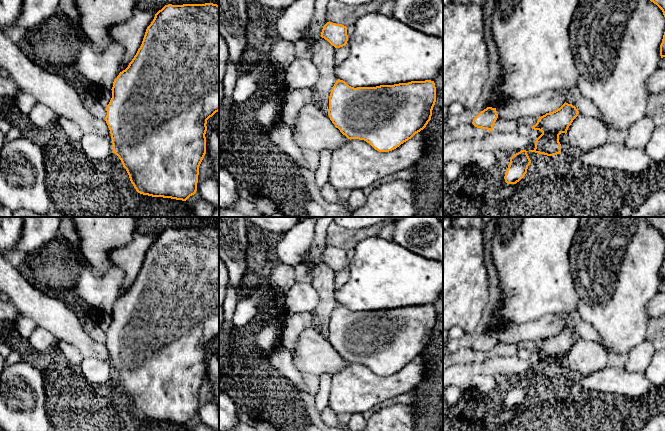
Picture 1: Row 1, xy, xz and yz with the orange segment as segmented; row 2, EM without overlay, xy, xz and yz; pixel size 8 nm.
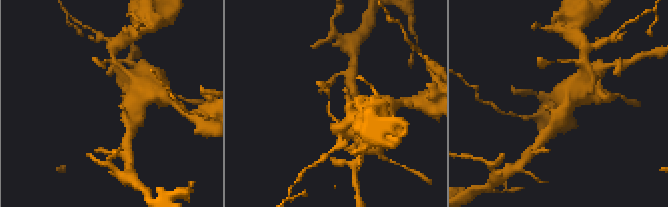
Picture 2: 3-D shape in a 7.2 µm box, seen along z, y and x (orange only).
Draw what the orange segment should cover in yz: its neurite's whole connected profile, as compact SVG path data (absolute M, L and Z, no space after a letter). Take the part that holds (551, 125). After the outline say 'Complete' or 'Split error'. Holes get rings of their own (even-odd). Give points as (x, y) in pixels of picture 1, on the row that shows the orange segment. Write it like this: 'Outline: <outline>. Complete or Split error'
Outline: M564 103L559 109L541 116L531 128L542 134L535 141L535 148L531 152L553 156L561 154L559 135L567 133L579 111L572 104Z. Complete

